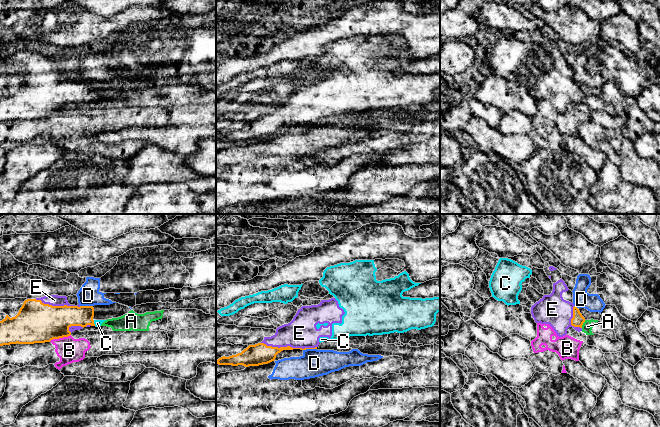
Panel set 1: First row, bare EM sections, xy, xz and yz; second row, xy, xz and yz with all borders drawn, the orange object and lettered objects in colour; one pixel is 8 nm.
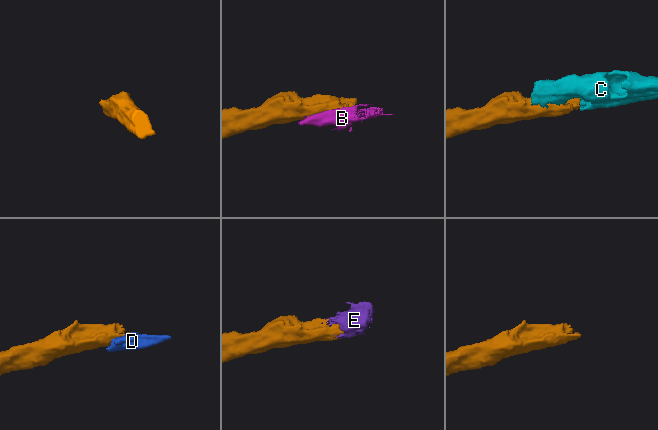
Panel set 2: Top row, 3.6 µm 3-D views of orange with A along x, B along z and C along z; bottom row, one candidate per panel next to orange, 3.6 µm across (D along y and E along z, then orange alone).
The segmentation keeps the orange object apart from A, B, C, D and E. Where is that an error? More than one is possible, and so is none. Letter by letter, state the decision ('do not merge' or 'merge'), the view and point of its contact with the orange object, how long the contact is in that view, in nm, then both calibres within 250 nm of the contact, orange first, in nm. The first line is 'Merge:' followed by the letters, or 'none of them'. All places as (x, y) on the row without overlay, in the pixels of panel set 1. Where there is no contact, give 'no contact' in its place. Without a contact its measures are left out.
Merge: C, E
A: do not merge | yz (582, 100) | 70 nm | 100/80 nm
B: do not merge | xy (59, 113) | 190 nm | 320/200 nm
C: merge | xy (93, 99) | 50 nm | 190/50 nm
D: do not merge | xz (309, 124) | 110 nm | 50/220 nm
E: merge | xz (289, 122) | 440 nm | 170/240 nm

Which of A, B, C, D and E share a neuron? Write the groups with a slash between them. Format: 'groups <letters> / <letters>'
groups A / B / C E / D

